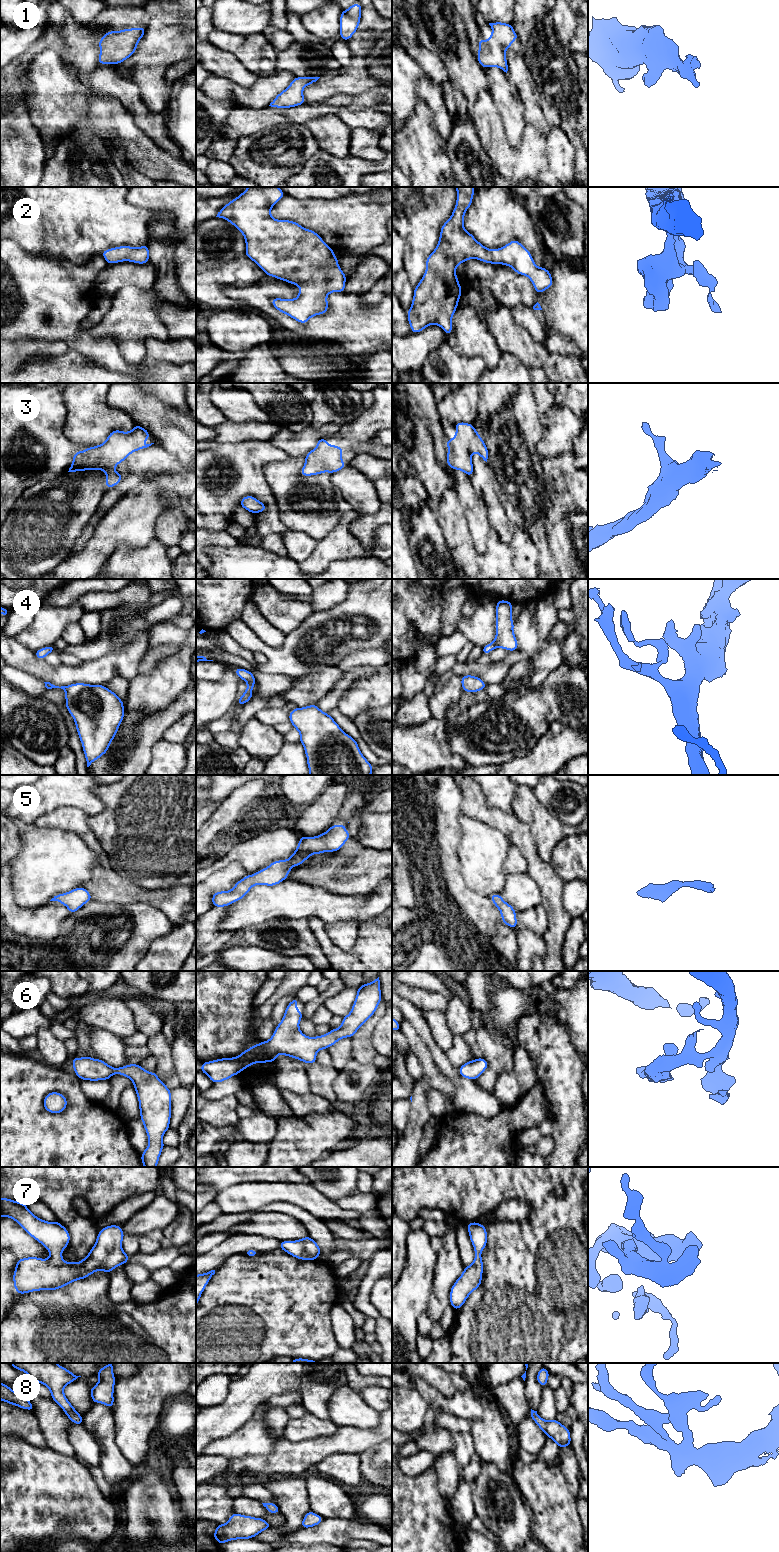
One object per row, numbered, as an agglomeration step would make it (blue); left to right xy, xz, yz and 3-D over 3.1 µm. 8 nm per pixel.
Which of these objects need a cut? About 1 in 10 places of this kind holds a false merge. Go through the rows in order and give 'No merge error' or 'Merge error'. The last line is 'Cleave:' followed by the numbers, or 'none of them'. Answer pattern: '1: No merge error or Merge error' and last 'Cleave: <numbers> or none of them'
1: No merge error
2: No merge error
3: No merge error
4: No merge error
5: No merge error
6: No merge error
7: No merge error
8: No merge error
Cleave: none of them

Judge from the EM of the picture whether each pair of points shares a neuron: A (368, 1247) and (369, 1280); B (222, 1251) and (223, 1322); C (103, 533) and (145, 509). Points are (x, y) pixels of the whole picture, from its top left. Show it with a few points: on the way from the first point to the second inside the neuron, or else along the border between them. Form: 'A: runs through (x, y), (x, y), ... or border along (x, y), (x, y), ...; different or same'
A: border along (381, 1249), (369, 1259); different
B: border along (243, 1253), (230, 1255), (215, 1270); different
C: runs through (113, 529), (127, 523), (135, 515); same

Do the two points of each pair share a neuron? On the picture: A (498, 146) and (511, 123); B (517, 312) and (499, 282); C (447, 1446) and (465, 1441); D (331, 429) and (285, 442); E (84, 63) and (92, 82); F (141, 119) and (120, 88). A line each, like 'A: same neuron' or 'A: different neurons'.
A: different neurons
B: different neurons
C: different neurons
D: same neuron
E: different neurons
F: same neuron

